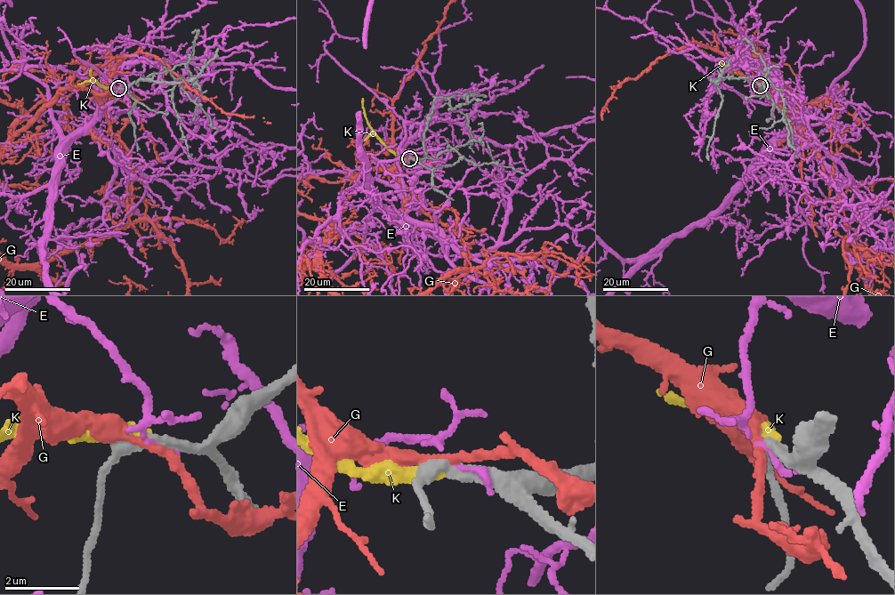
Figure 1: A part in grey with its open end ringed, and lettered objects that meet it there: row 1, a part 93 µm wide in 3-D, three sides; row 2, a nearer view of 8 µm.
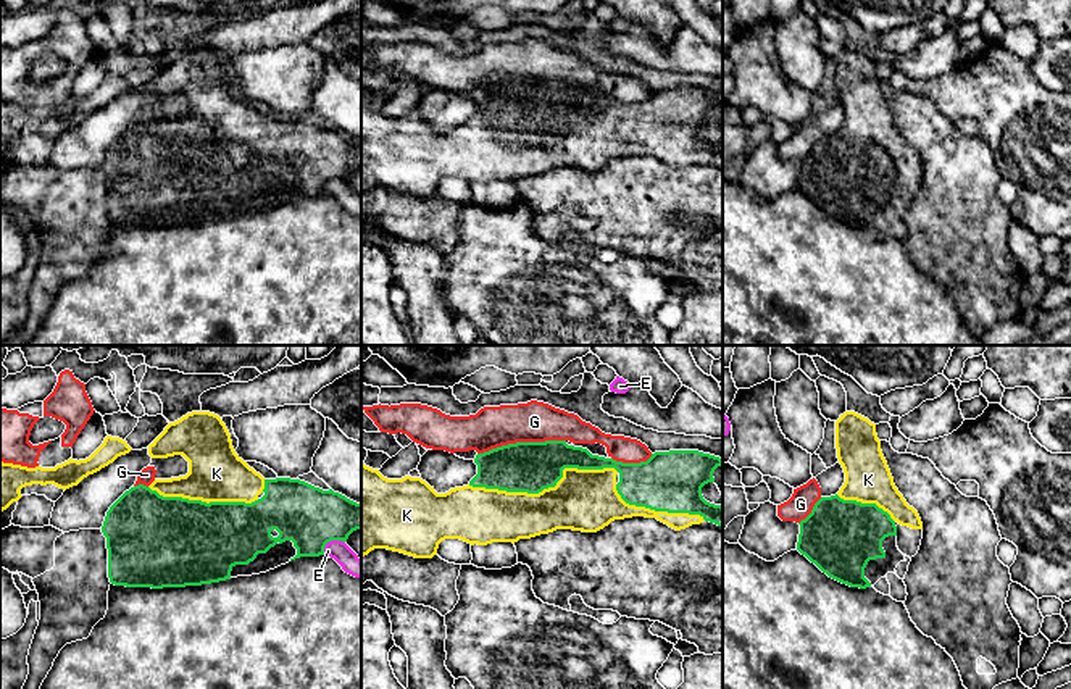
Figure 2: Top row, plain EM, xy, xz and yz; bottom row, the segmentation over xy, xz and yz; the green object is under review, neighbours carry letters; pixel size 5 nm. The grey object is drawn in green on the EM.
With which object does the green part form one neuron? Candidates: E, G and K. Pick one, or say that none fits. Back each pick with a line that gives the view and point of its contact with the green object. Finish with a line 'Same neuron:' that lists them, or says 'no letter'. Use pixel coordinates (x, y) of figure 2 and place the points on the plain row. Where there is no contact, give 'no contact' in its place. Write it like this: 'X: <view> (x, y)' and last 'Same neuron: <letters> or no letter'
K: xz (545, 126)
Same neuron: K

